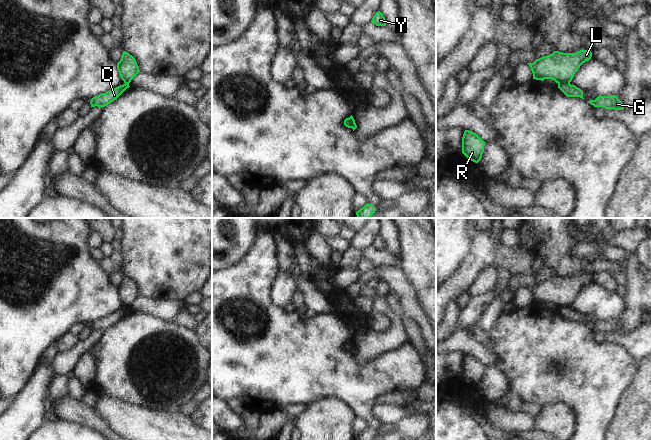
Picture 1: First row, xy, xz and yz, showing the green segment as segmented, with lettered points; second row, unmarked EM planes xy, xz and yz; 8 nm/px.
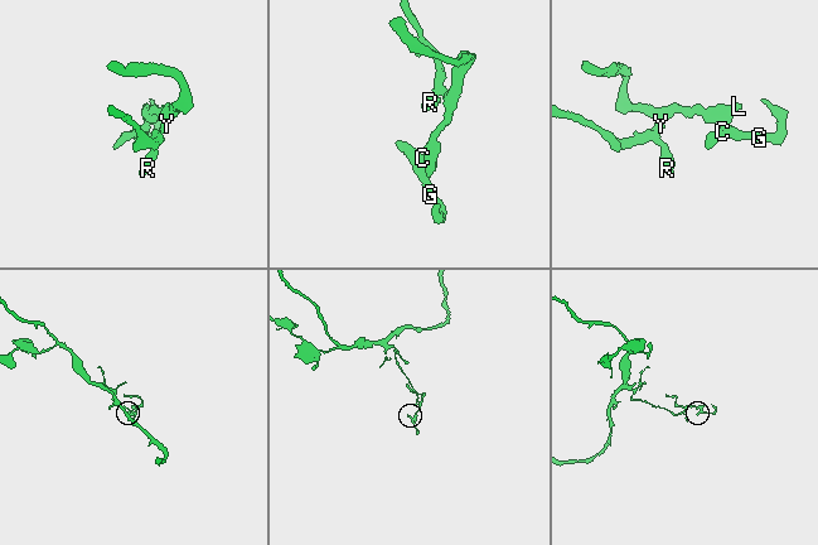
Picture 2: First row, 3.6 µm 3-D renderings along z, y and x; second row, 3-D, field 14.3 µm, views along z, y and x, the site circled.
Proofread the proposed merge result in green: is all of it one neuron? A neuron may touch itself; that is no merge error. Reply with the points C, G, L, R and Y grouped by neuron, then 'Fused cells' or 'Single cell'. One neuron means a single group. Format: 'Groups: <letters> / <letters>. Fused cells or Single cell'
Groups: C G / L R Y. Fused cells.

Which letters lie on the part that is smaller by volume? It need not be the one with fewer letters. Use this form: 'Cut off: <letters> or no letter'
Cut off: C, G

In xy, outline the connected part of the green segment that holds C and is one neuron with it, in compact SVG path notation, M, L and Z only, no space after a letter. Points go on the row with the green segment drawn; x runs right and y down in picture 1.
M128 84L120 85L114 89L110 89L106 93L101 93L93 97L90 101L91 107L105 107L114 100L116 100L127 88L130 86Z

